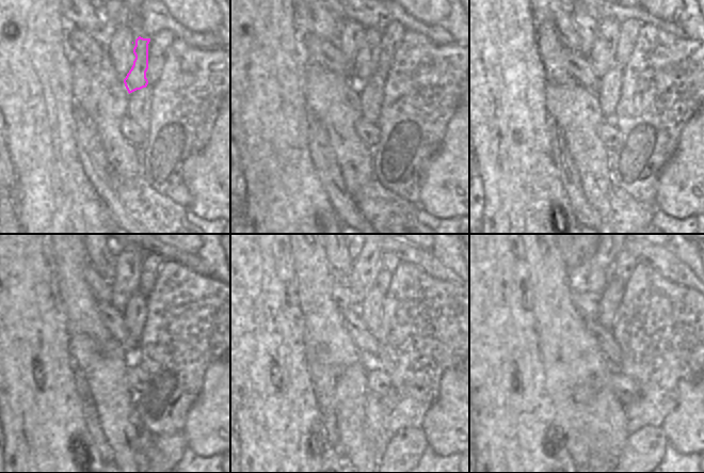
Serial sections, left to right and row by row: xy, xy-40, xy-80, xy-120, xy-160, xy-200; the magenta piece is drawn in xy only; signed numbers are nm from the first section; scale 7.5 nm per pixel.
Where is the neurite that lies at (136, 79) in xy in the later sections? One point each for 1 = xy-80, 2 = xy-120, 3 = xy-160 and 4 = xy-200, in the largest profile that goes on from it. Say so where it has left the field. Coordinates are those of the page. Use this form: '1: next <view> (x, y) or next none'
1: next xy-80 (602, 57)
2: next xy-120 (126, 284)
3: next xy-160 (363, 278)
4: next xy-200 (601, 267)

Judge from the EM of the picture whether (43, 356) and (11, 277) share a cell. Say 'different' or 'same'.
same

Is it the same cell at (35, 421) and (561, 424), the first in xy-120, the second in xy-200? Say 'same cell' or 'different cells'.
different cells

